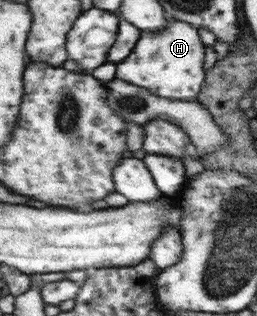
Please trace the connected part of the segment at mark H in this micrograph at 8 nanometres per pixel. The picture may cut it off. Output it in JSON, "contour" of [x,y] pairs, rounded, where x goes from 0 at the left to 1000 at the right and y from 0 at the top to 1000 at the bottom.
{"contour":[[[661,57],[630,101],[560,101],[529,158],[455,203],[455,247],[584,285],[591,297],[685,316],[770,320],[805,225],[794,225],[802,146],[735,70]]]}

